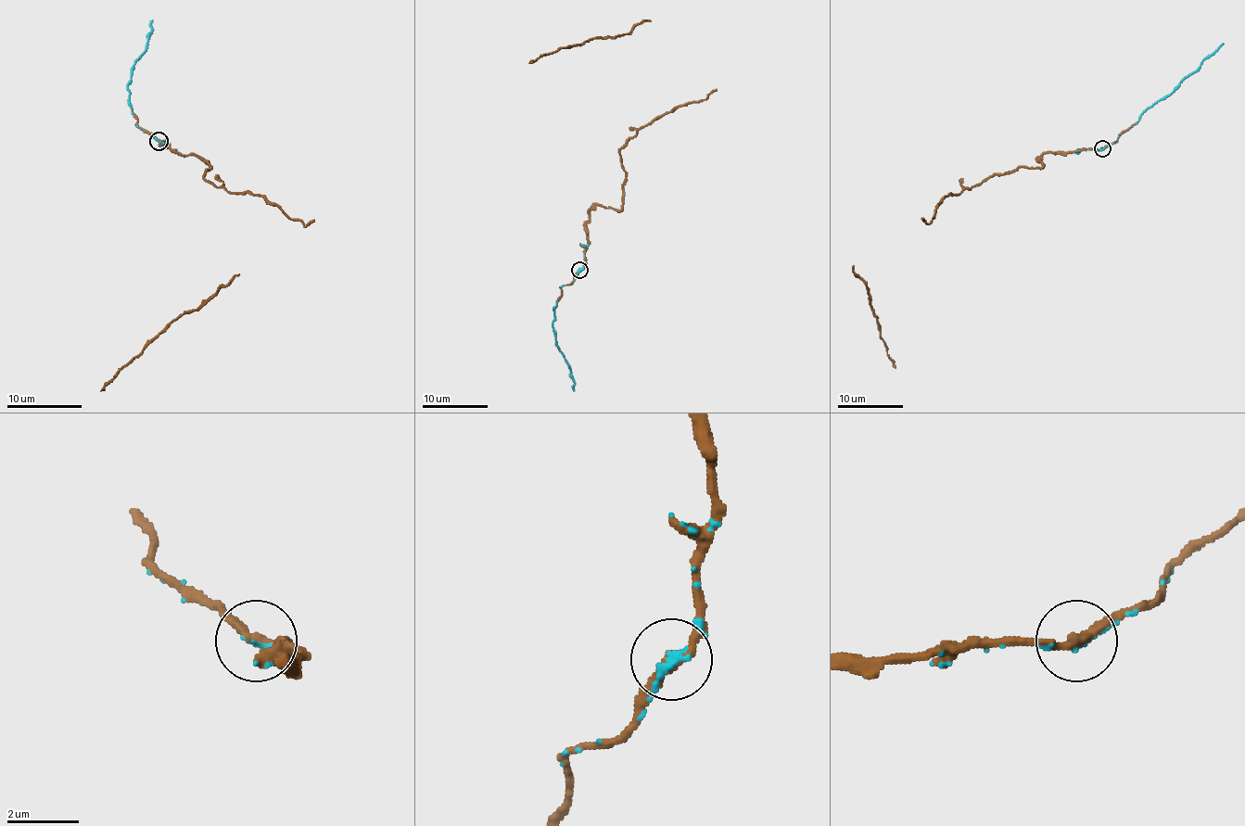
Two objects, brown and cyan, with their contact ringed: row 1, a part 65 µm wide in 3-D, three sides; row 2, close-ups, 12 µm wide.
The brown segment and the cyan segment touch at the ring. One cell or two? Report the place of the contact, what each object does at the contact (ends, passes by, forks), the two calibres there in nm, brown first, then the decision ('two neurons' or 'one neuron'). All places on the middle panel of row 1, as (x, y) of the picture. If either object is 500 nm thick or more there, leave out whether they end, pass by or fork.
(579, 270) | brown passes by | cyan passes by | 280/90 nm | one neuron

